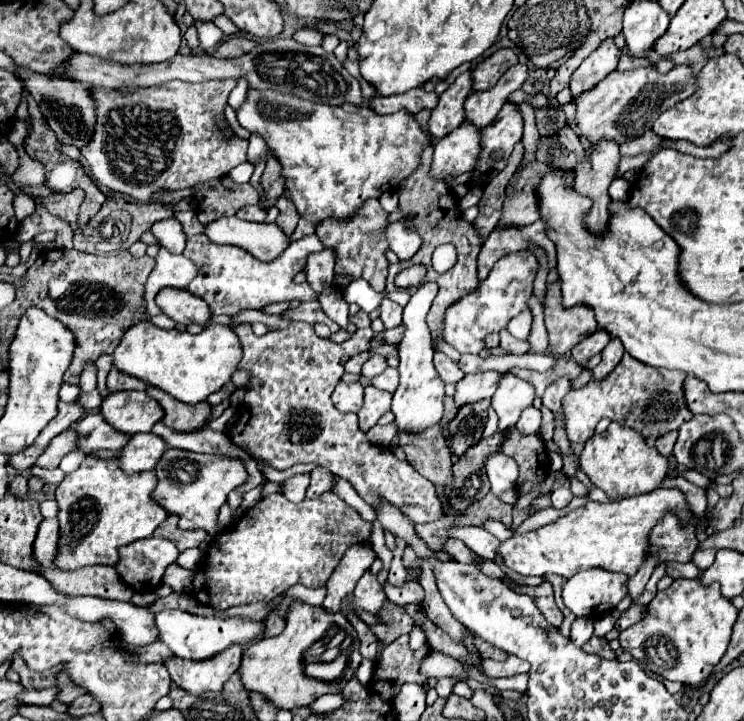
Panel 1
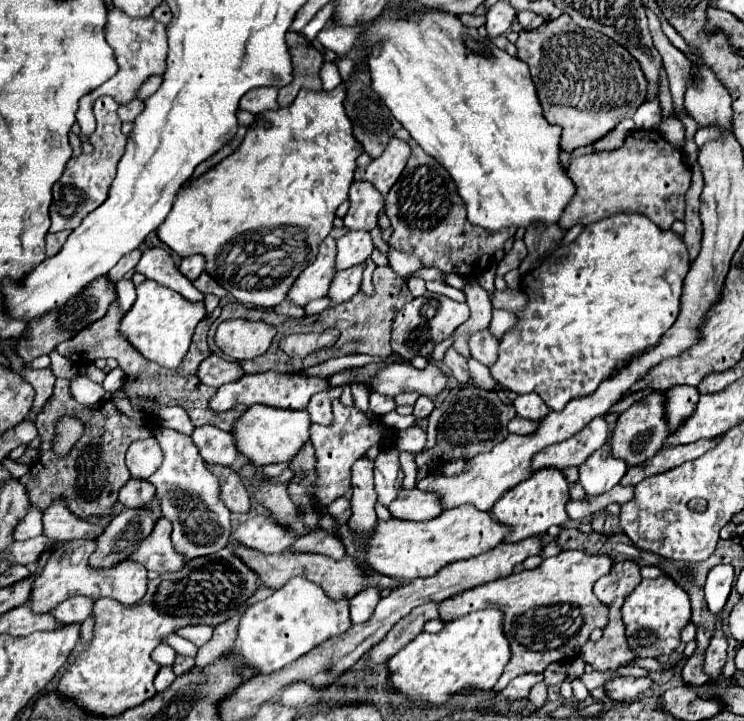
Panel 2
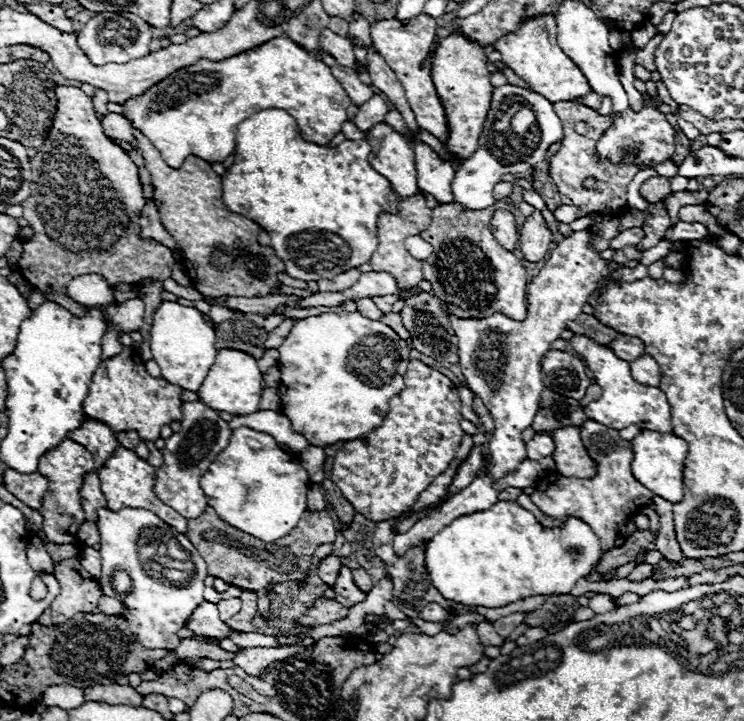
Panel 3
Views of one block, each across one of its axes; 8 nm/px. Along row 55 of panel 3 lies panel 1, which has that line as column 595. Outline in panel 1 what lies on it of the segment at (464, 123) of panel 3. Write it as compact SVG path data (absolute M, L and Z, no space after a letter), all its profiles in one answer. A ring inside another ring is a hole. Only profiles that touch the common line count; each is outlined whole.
M612 422L604 434L594 434L580 454L580 466L592 480L592 484L604 490L612 500L648 494L660 488L668 472L668 460L634 430Z

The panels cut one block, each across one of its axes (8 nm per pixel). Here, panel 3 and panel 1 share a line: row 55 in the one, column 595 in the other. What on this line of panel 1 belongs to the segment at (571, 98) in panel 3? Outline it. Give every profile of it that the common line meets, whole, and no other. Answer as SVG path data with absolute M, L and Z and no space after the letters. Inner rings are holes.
M658 488L650 494L624 498L616 502L588 502L556 522L522 536L512 536L504 544L498 542L490 532L480 526L460 526L452 524L452 538L462 540L472 552L482 558L494 560L494 552L498 550L504 556L504 562L510 570L526 576L544 576L546 572L560 574L564 578L574 576L580 570L588 570L592 566L608 568L612 572L624 572L628 576L636 574L640 564L646 560L650 550L650 532L662 520L662 516L674 514L680 524L690 524L694 518L692 508L686 500L686 494L678 488Z

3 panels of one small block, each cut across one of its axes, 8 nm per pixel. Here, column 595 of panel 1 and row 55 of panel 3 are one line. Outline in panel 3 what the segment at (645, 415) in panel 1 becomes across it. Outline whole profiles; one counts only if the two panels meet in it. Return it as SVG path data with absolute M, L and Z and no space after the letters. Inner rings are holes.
M420 14L408 22L398 22L398 20L384 20L384 22L376 22L370 26L370 34L372 34L372 42L376 52L386 60L386 64L398 74L398 80L402 82L408 102L416 114L416 122L420 128L424 128L426 132L430 132L432 136L436 136L438 140L446 140L448 138L448 122L446 122L446 114L444 114L444 106L438 98L436 86L432 82L432 60L428 58L432 44L434 44L434 34L436 34L436 20Z

